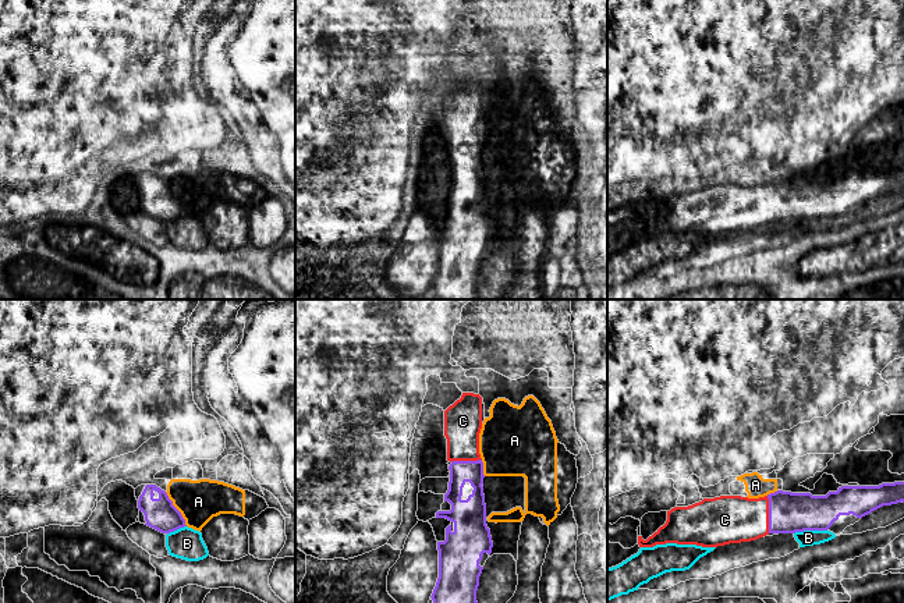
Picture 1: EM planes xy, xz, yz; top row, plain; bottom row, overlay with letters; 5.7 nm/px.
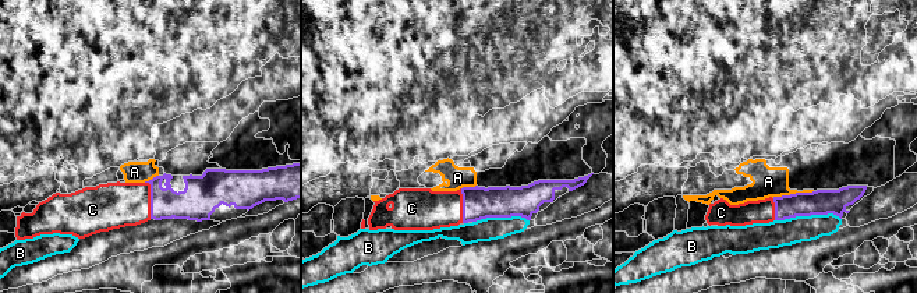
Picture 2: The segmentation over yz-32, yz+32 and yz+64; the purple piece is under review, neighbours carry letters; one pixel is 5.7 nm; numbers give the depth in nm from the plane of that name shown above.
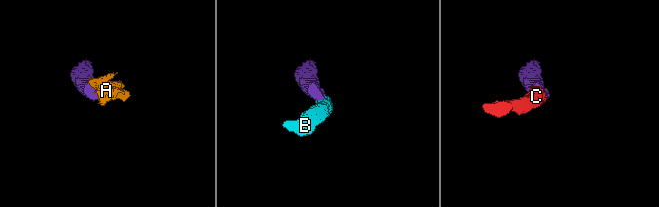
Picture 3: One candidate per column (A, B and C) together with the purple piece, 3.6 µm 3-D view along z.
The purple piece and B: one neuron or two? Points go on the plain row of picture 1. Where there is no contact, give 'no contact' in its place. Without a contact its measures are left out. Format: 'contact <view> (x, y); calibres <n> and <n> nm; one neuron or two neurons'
contact yz (809, 217); calibres 240 and 100 nm; two neurons

